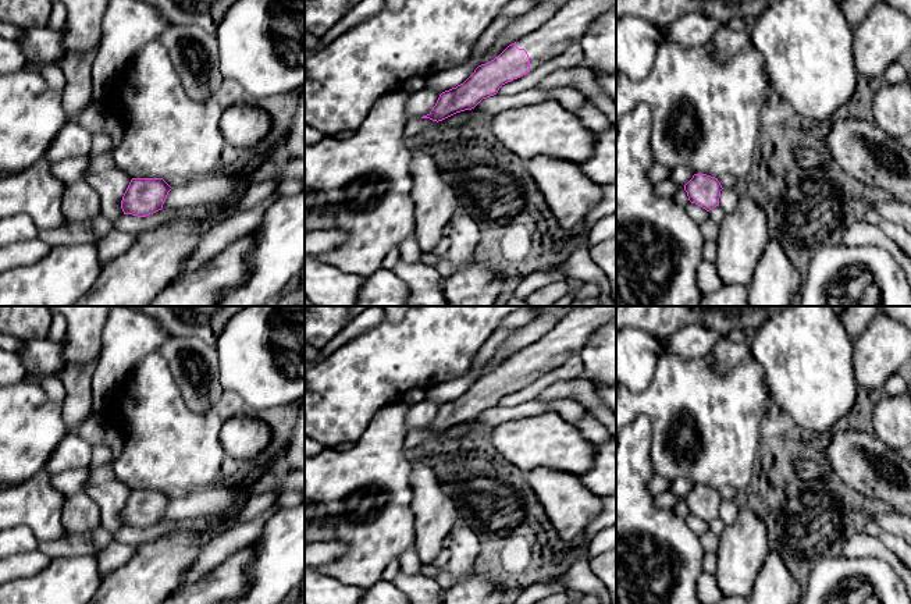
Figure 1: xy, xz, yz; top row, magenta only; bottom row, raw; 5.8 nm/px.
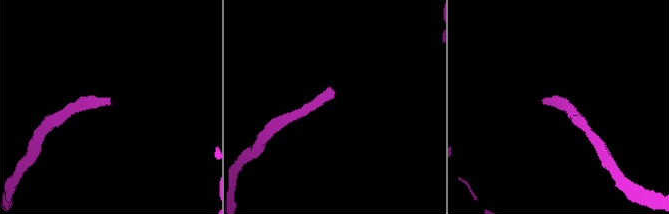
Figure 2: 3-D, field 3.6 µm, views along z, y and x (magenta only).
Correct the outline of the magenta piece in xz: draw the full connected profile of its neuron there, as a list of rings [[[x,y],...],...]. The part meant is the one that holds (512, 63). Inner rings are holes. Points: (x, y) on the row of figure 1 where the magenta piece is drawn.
[[[516,42],[498,57],[478,65],[460,85],[440,95],[433,110],[421,118],[442,121],[456,113],[474,109],[483,99],[498,93],[499,88],[530,72],[530,57]]]

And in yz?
[[[694,174],[684,185],[688,200],[705,209],[707,212],[719,206],[722,185],[718,178],[707,174]]]

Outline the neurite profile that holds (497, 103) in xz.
[[[535,86],[531,89],[522,90],[513,96],[501,96],[497,93],[494,96],[483,99],[474,107],[474,110],[478,114],[494,116],[505,110],[513,110],[516,107],[523,107],[527,104],[537,104],[545,100],[552,100],[549,90],[551,89],[540,89]]]

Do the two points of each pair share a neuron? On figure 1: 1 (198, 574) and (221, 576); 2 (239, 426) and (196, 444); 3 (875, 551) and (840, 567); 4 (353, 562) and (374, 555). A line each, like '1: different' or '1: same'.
1: different
2: different
3: different
4: same

